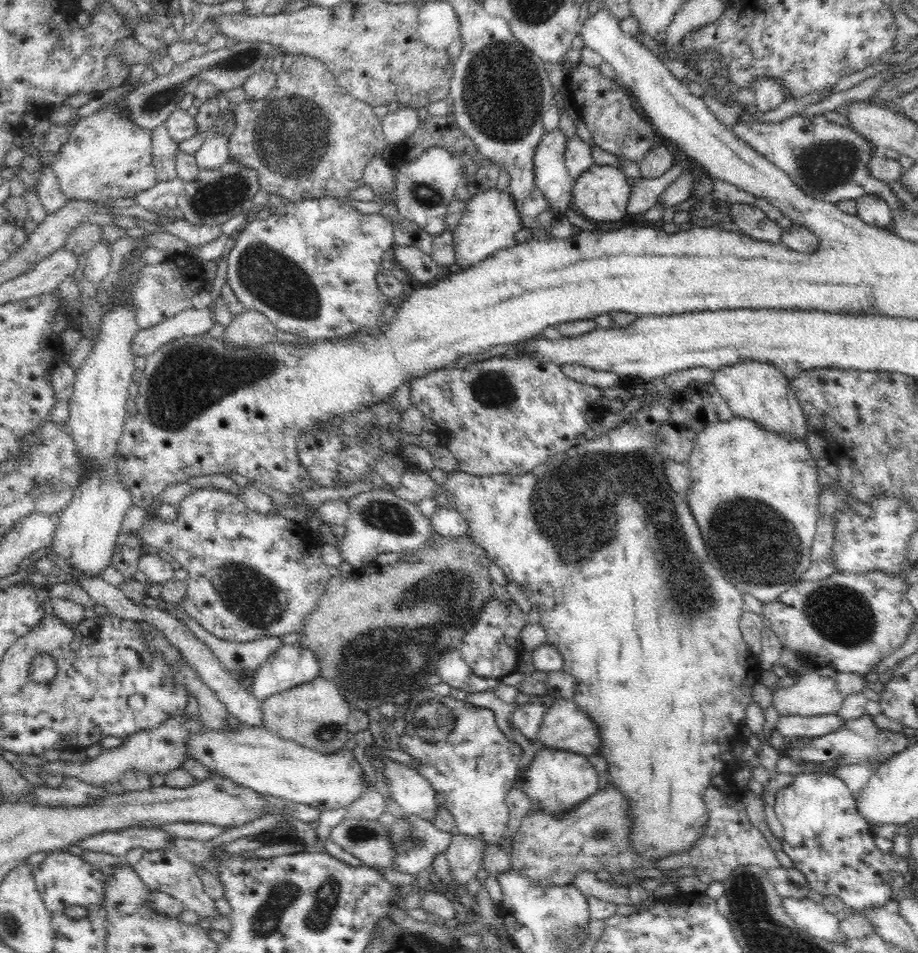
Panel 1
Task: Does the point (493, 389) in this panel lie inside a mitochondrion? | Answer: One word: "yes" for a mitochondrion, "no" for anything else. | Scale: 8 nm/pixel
yes

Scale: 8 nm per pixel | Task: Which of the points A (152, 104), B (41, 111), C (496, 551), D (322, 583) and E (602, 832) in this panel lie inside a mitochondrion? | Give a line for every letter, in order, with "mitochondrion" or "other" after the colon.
A: mitochondrion
B: other
C: other
D: other
E: mitochondrion

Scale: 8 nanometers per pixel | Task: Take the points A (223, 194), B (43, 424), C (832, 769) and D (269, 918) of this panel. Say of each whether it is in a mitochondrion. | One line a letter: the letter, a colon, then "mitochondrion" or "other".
A: mitochondrion
B: other
C: other
D: mitochondrion

